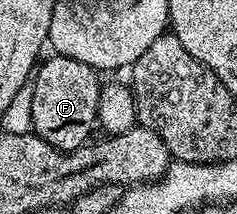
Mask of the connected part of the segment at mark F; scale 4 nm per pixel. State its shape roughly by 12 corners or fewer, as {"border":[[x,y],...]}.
{"border":[[53,54],[31,80],[30,127],[60,151],[97,130],[102,80]]}

